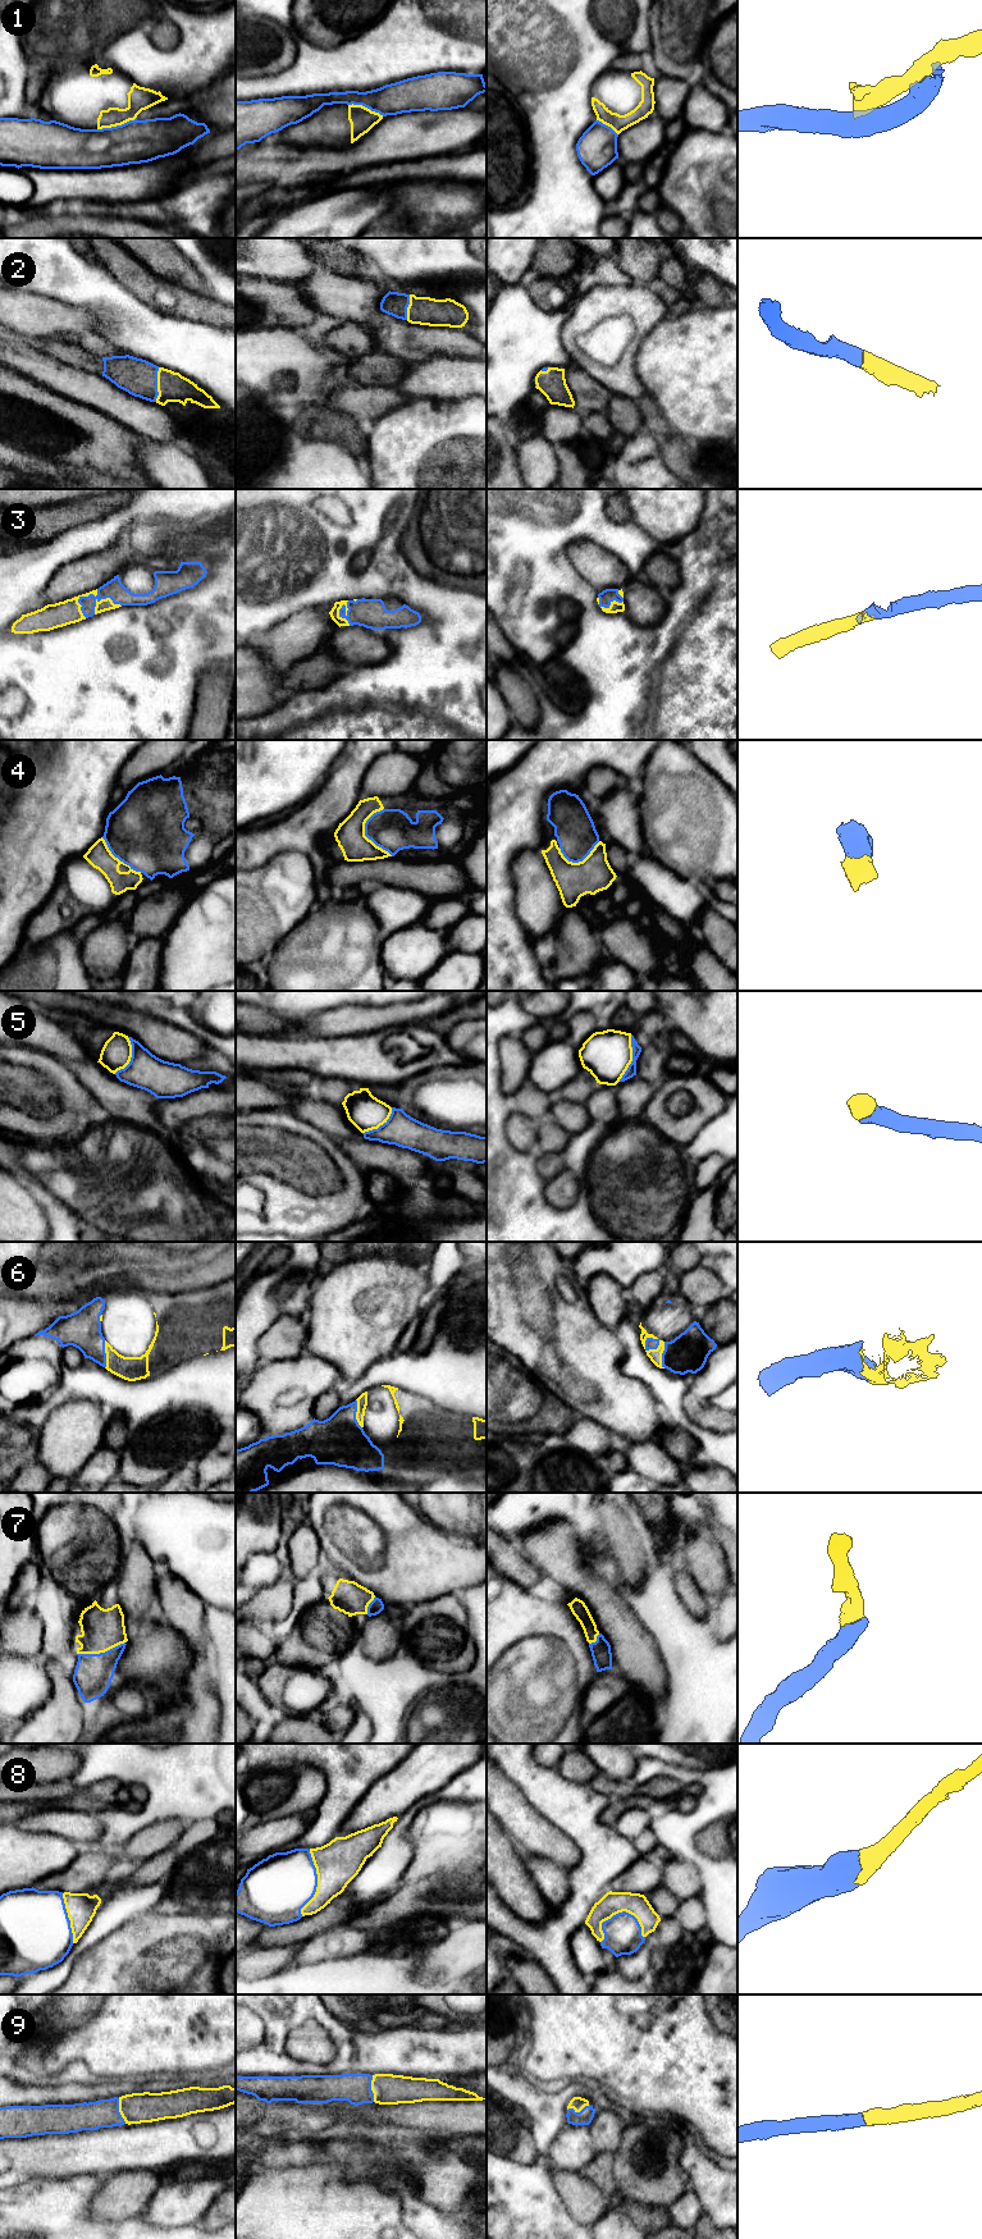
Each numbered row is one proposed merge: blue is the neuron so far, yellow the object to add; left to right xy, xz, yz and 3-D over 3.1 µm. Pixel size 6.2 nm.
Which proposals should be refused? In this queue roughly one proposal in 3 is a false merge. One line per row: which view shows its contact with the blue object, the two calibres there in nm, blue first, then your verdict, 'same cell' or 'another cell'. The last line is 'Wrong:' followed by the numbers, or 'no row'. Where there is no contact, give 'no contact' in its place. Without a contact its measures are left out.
1: xy | 280/150 nm | another cell
2: xy | 240/190 nm | same cell
3: xy | 120/150 nm | same cell
4: xz | 260/190 nm | same cell
5: yz | 60/300 nm | same cell
6: yz | 70/50 nm | same cell
7: xy | 240/260 nm | same cell
8: yz | 240/140 nm | same cell
9: xz | 190/190 nm | same cell
Wrong: 1

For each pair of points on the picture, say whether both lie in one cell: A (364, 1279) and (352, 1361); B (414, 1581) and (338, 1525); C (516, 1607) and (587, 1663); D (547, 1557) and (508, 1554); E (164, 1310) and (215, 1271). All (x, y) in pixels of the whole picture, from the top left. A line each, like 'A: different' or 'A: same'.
A: same
B: same
C: same
D: different
E: different

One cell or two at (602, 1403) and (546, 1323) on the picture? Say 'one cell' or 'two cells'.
one cell

